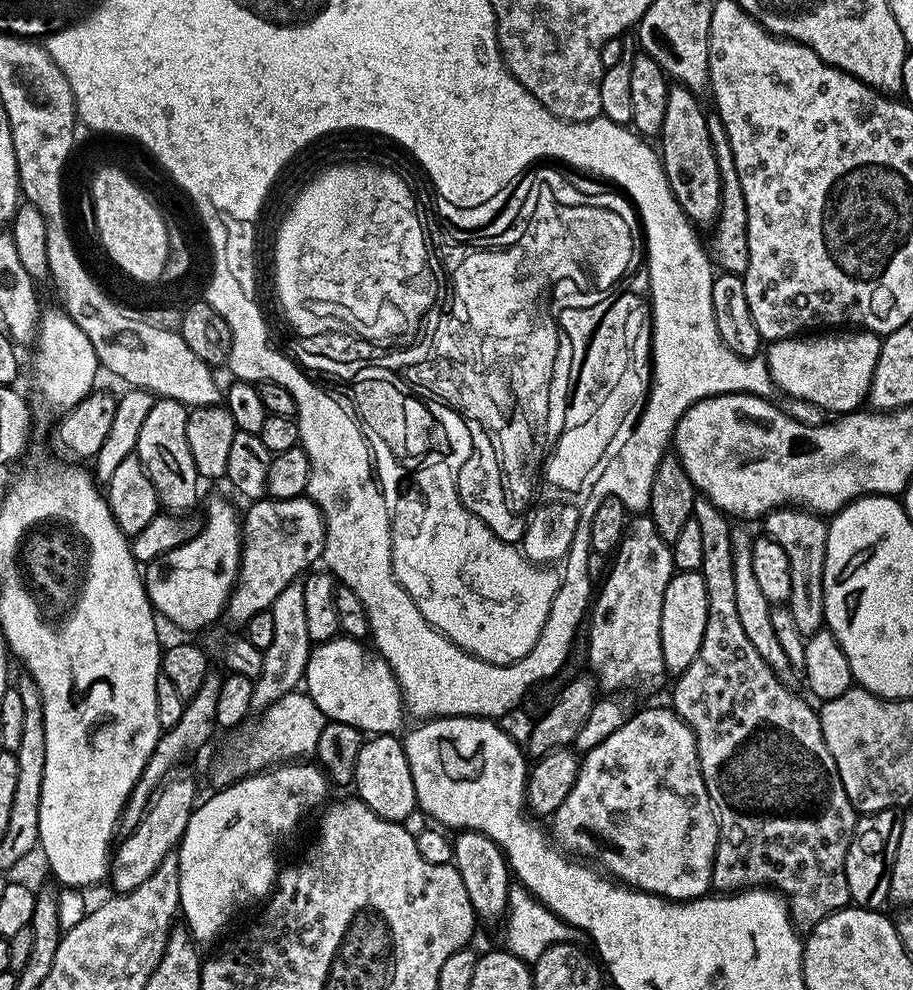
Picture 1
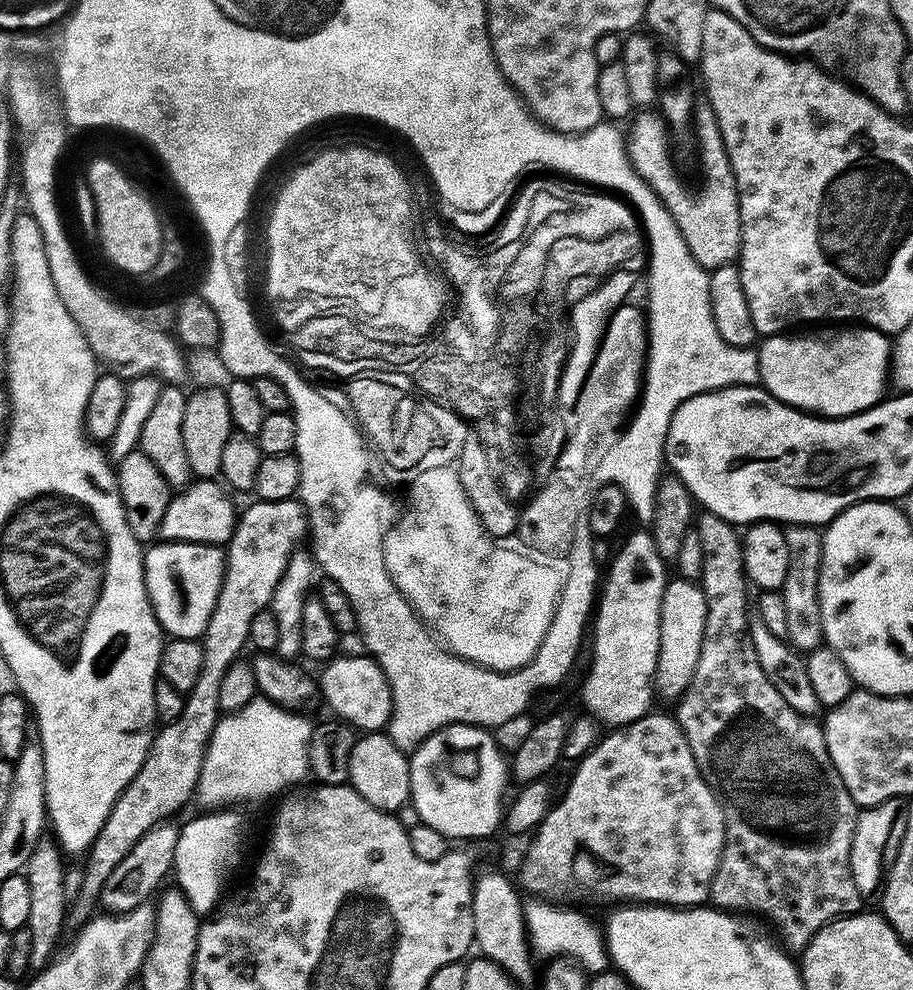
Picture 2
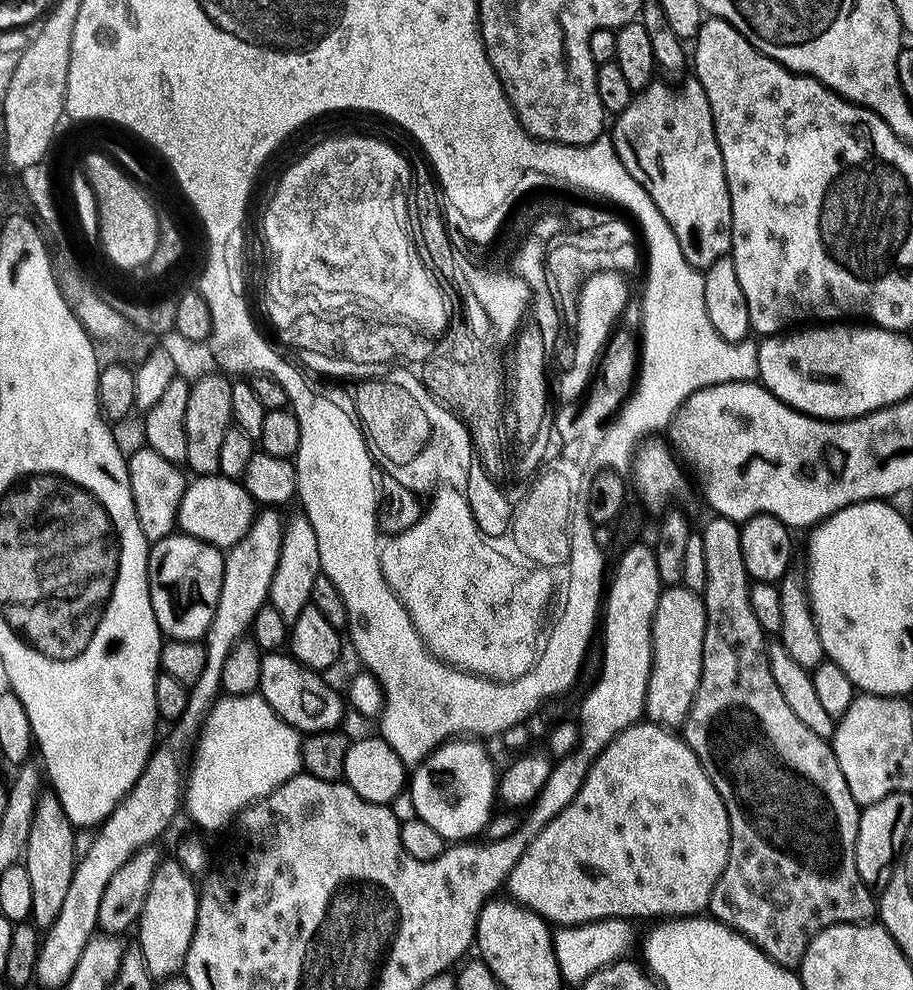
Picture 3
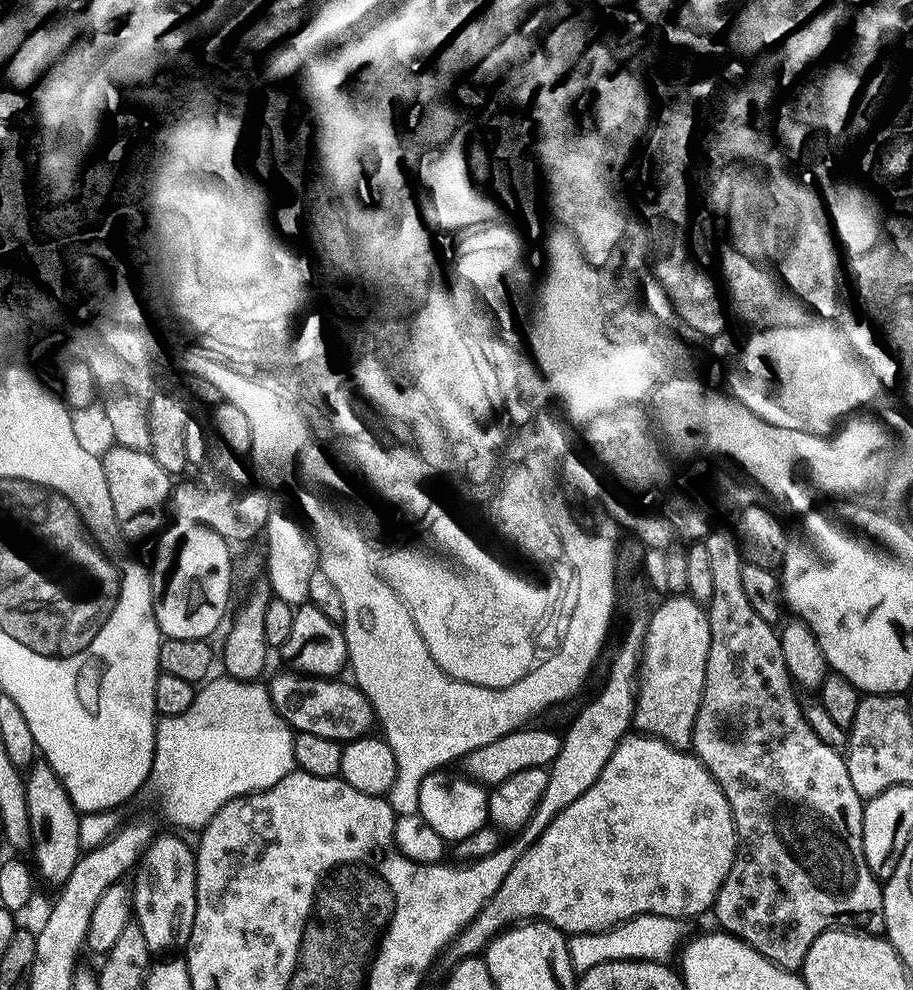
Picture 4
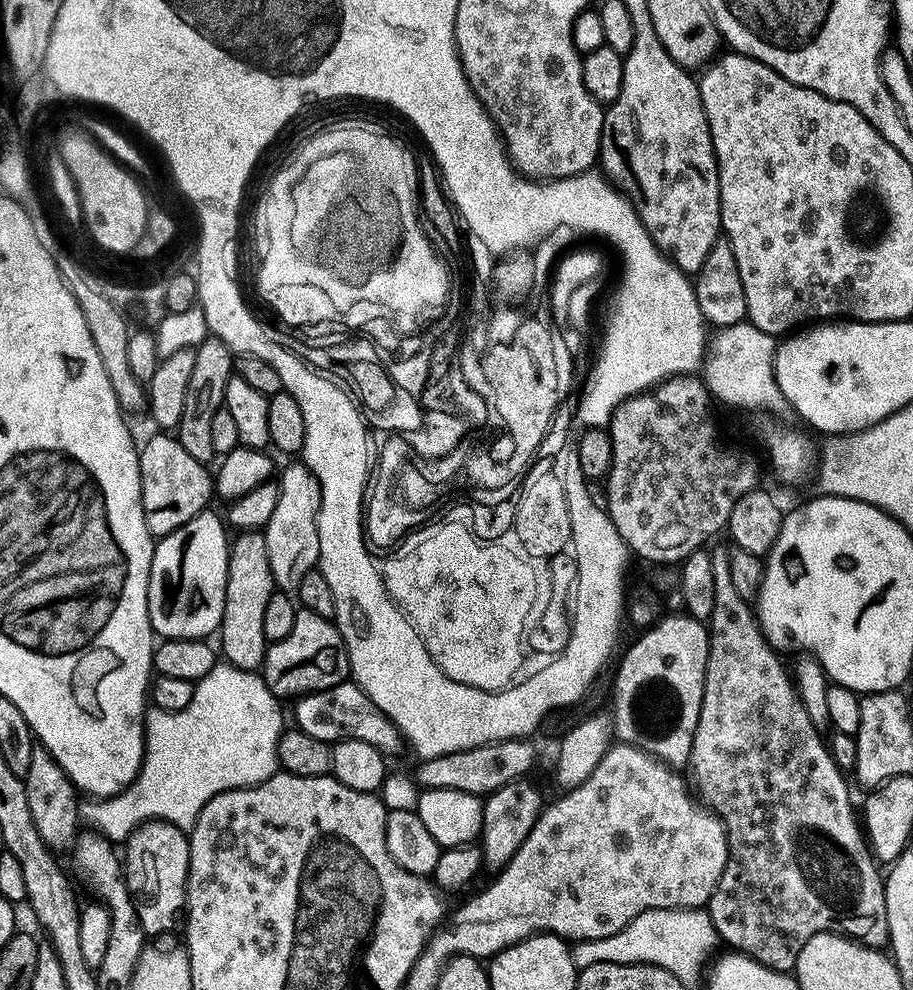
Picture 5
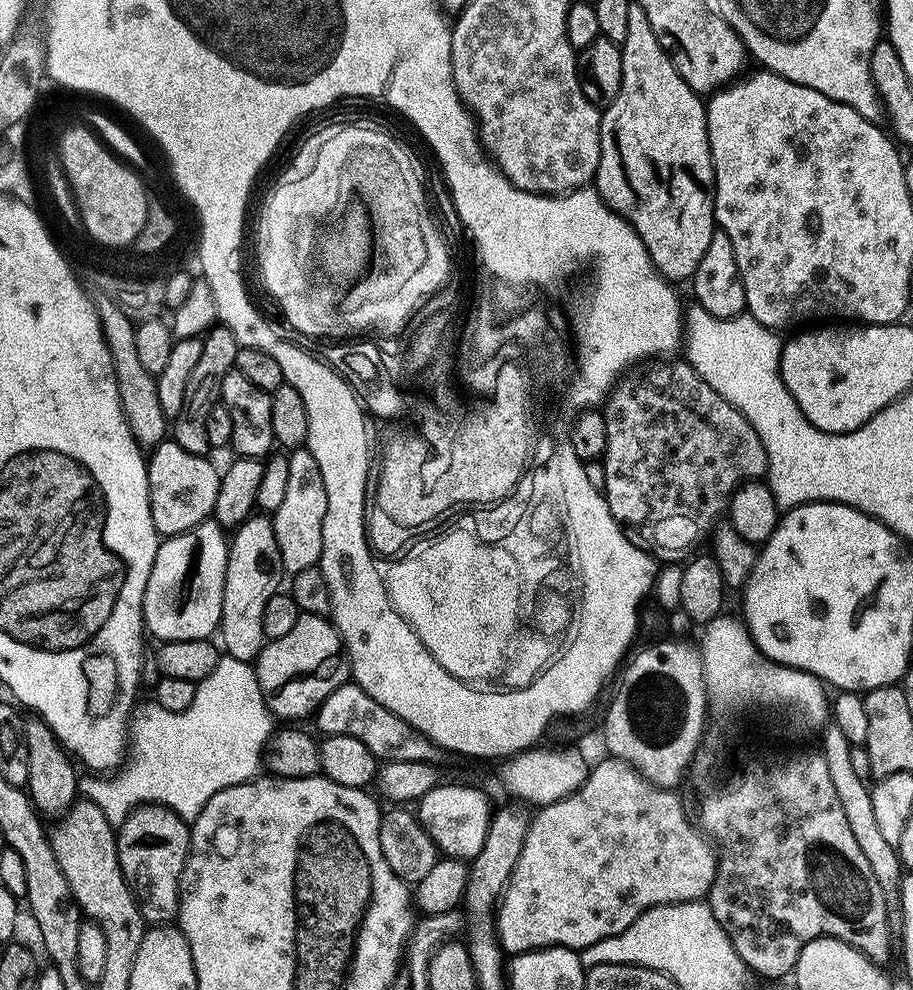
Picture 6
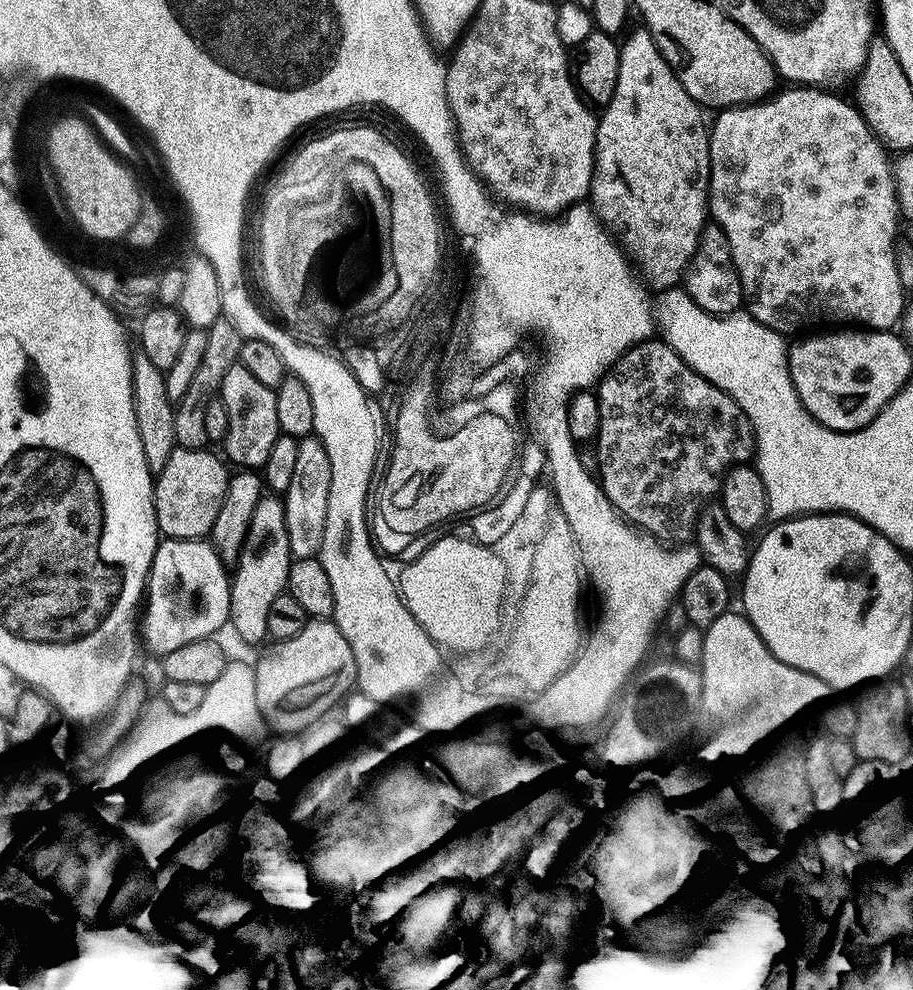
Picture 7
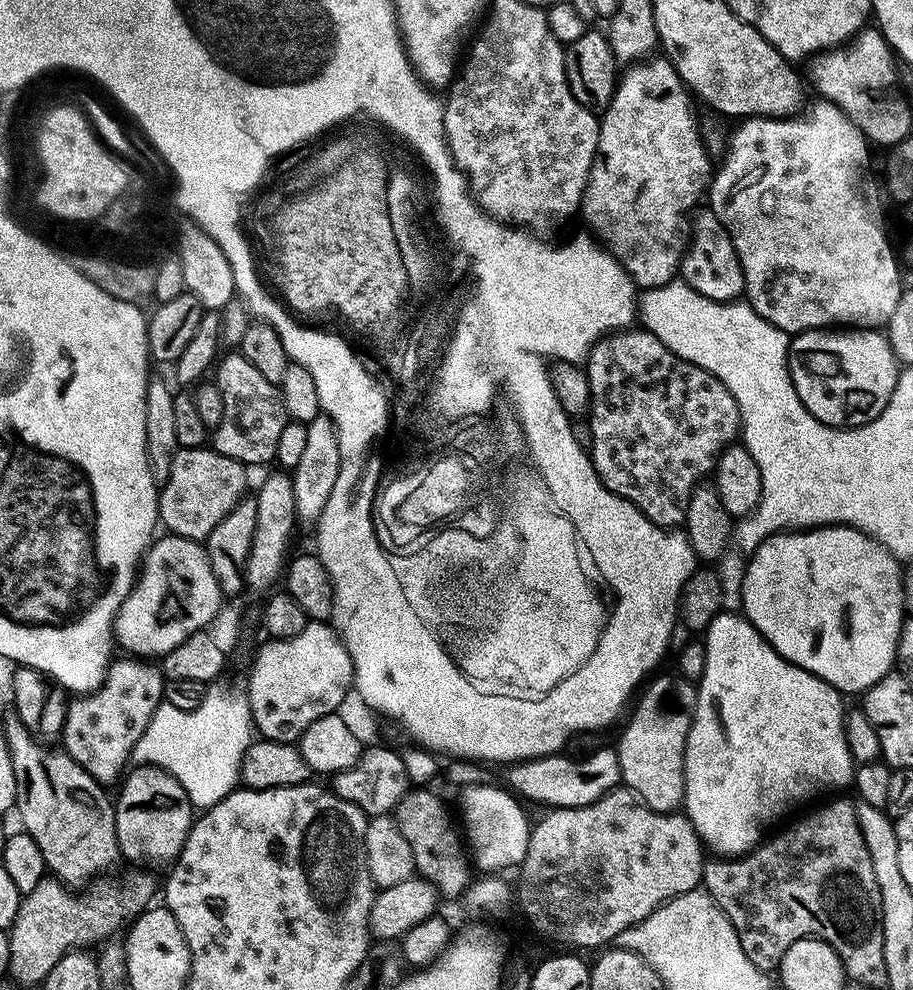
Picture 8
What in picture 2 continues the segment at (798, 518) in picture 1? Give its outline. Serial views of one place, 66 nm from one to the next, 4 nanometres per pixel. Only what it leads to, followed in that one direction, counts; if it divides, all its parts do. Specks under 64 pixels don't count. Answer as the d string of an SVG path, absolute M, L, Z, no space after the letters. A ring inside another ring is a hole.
M794 524L784 528L790 563L786 570L786 582L779 592L786 606L786 634L788 643L801 654L813 652L824 644L822 630L822 606L820 605L820 566L824 538L819 527L810 524Z

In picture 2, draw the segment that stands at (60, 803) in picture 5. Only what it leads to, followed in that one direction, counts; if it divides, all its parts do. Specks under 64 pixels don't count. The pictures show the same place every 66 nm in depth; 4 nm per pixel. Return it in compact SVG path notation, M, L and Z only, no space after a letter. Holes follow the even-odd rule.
M44 838L31 854L24 871L24 875L30 882L28 927L34 930L32 968L36 970L48 967L57 951L56 943L59 942L60 935L64 932L64 919L67 921L70 916L70 900L64 890L67 869L62 858L64 856L61 849L51 839Z

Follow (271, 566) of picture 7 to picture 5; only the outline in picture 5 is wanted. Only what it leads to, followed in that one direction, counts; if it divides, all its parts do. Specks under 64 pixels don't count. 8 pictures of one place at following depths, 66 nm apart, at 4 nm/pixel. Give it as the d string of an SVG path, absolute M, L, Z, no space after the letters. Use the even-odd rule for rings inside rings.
M258 530L243 531L238 536L229 549L226 602L218 632L219 647L227 663L238 669L259 671L263 667L268 645L262 629L263 615L276 587L263 533Z

